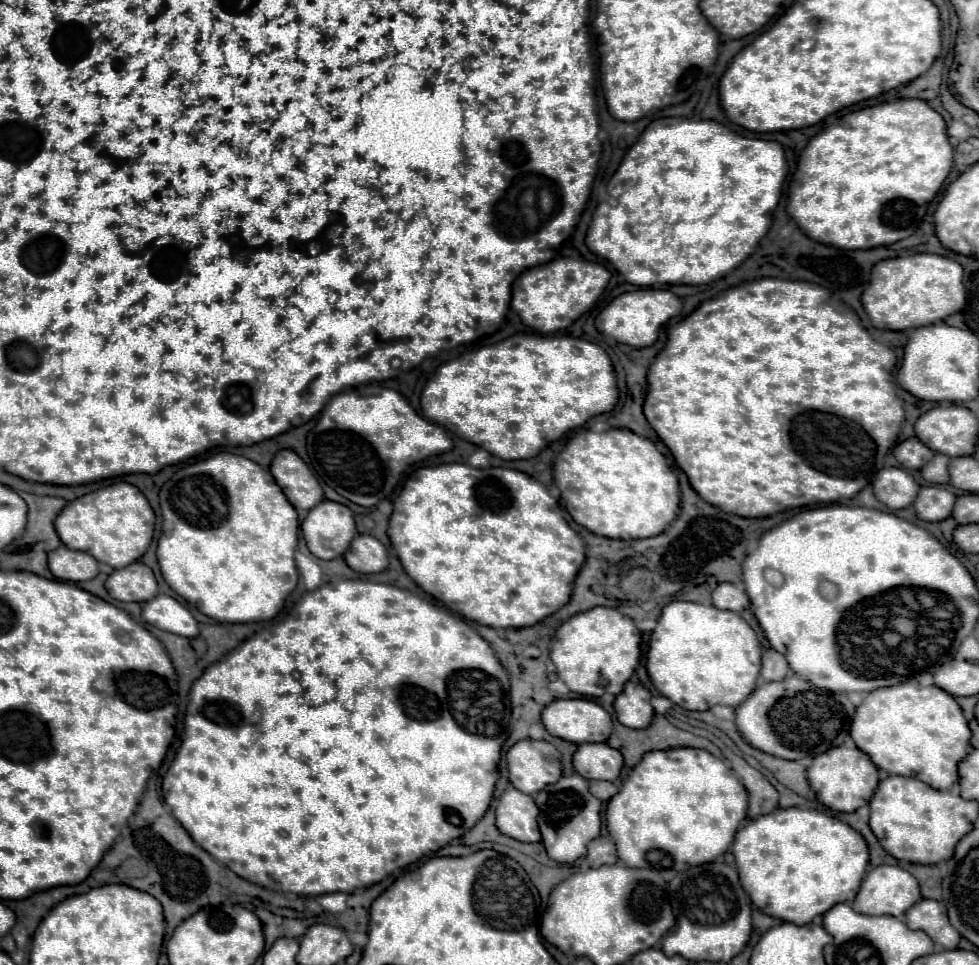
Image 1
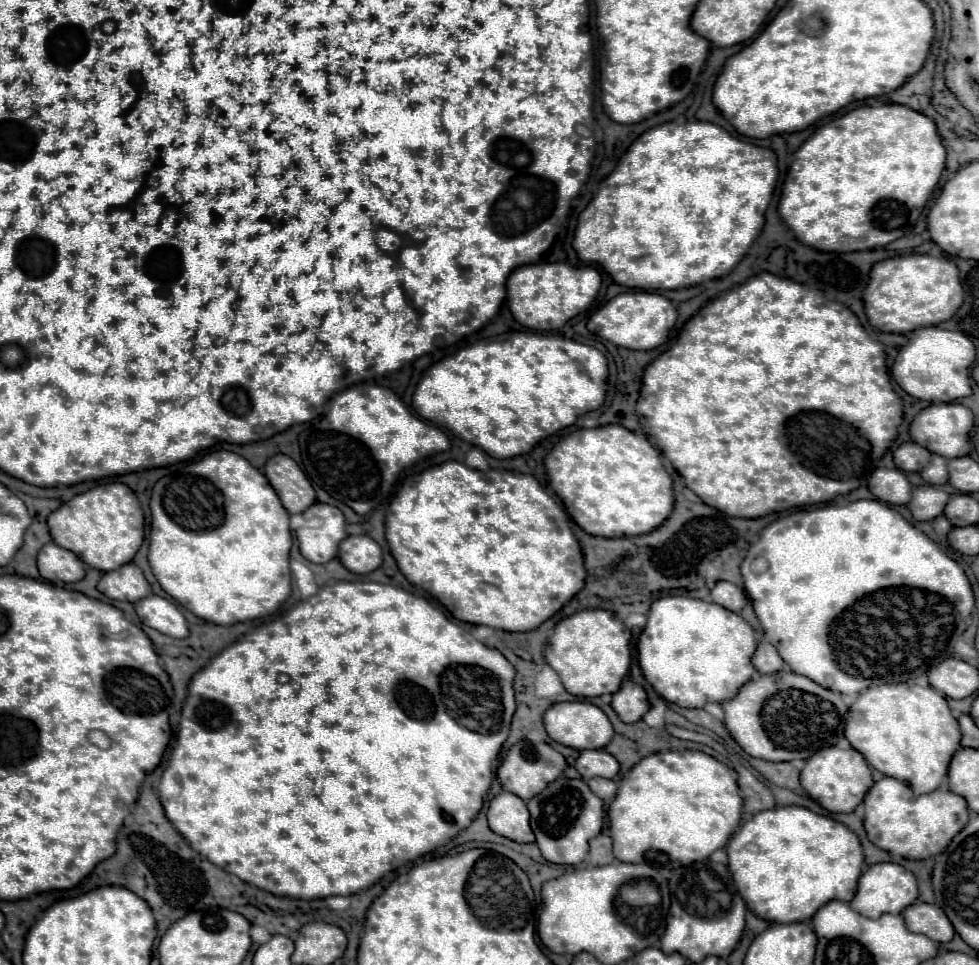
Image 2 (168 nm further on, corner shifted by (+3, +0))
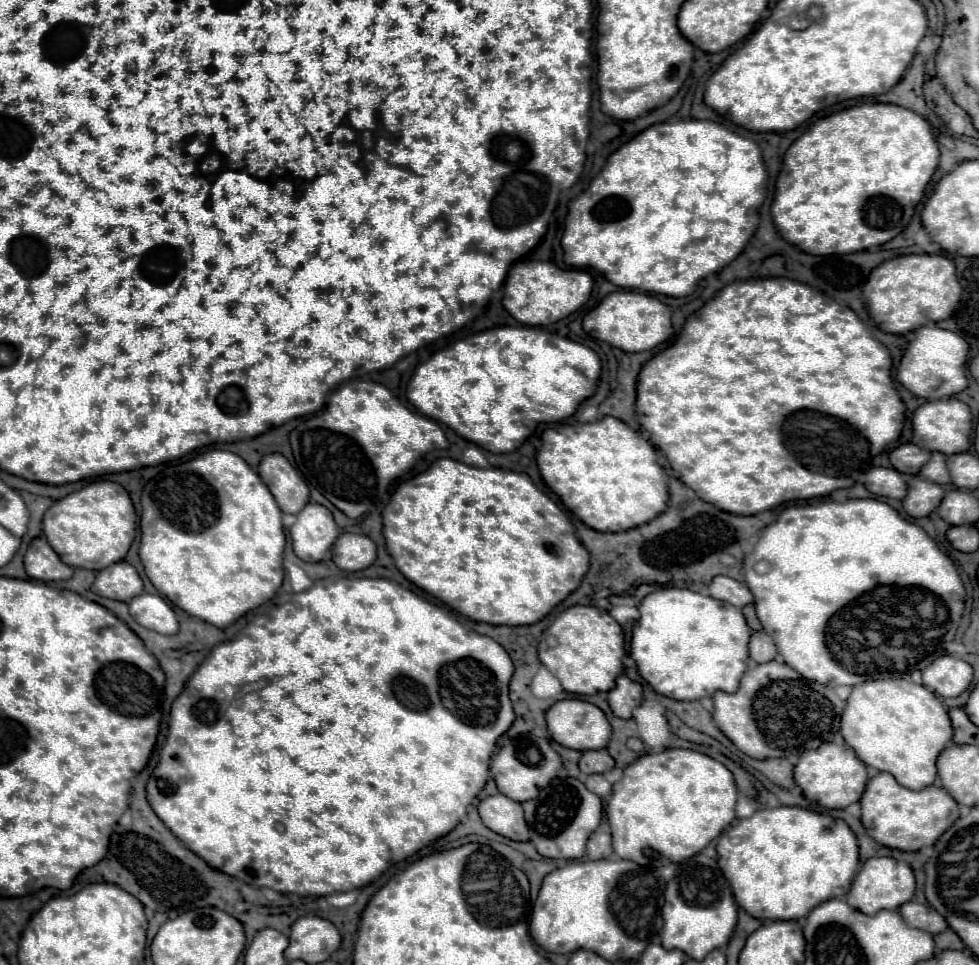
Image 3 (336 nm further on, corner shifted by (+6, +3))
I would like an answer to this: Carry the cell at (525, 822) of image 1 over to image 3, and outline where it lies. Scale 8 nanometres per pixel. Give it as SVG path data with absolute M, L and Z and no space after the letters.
M498 793L498 795L486 797L480 803L478 813L490 831L504 835L512 841L528 841L530 839L528 827L524 821L524 811L518 801L512 801L510 797Z

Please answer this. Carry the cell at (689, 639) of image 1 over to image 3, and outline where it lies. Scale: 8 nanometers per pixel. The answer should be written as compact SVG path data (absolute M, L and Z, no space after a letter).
M666 587L646 595L640 603L640 619L632 629L630 655L638 665L640 675L660 695L678 701L698 701L712 697L716 691L736 691L740 677L748 665L748 641L752 629L748 627L742 611L730 603L704 597L690 589Z

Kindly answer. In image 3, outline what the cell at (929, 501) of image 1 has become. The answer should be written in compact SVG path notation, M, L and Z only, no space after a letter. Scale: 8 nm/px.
M910 479L908 481L908 495L904 497L902 505L910 517L926 517L930 515L944 497L944 489L926 479Z

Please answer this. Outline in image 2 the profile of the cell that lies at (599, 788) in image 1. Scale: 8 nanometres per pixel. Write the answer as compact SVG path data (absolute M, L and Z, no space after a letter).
M591 778L587 784L593 790L593 794L597 794L601 800L611 800L617 792L617 784L607 778Z

